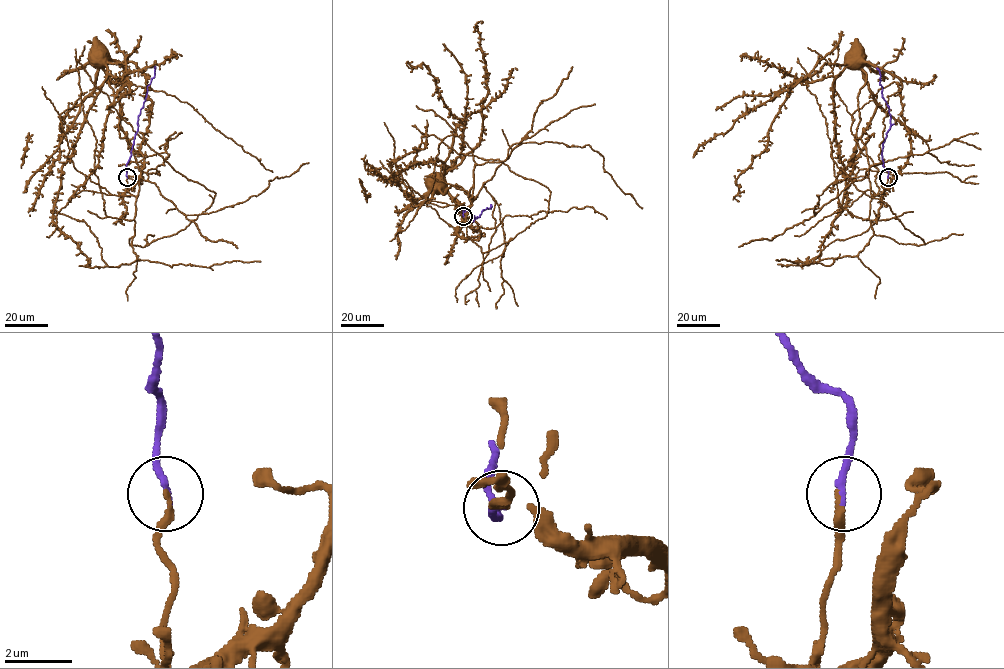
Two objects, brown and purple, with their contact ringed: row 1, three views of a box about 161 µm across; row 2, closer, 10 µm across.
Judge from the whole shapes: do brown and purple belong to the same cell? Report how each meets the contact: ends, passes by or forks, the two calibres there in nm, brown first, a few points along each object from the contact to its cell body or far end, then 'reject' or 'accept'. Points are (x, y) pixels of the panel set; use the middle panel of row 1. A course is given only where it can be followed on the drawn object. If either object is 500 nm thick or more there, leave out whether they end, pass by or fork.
brown ends; purple ends; calibres 200 and 200 nm; course brown (463, 216), (477, 196), (466, 194), (456, 184), (459, 187), (451, 185), (443, 194), (428, 180), (431, 177); course purple (463, 216), (463, 211), (467, 209), (474, 219), (483, 210), (490, 208), (490, 204); accept

